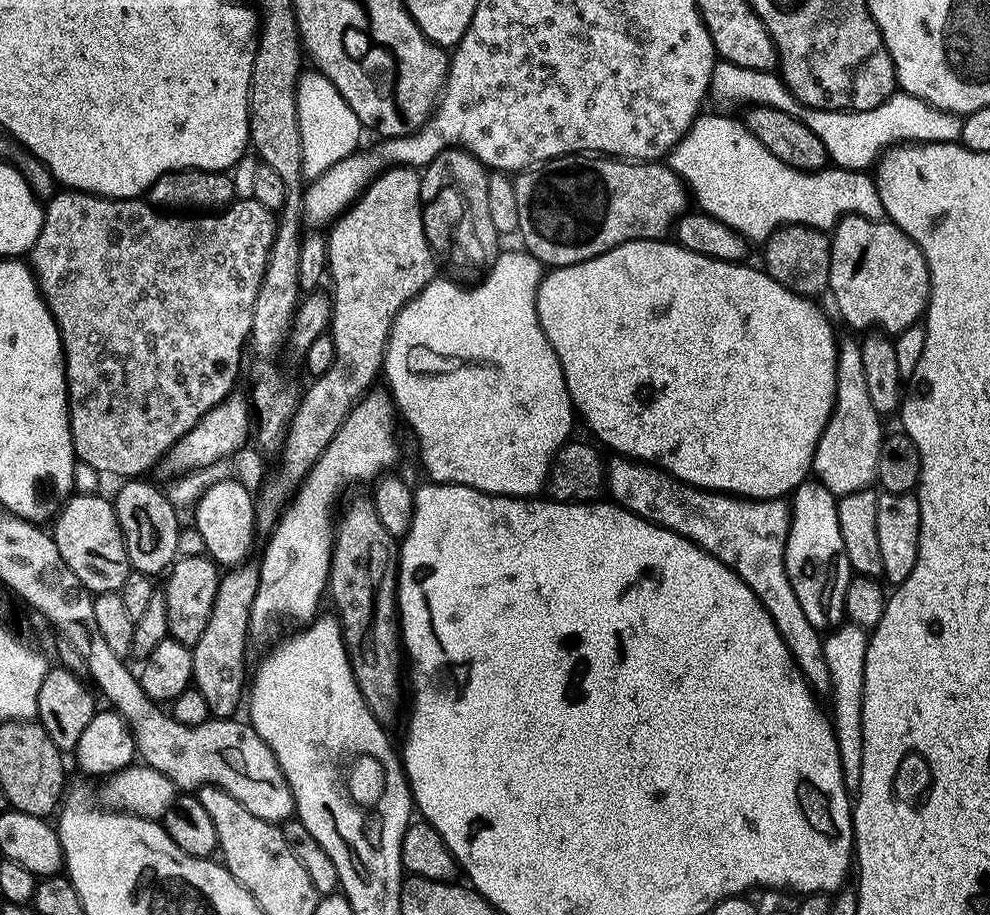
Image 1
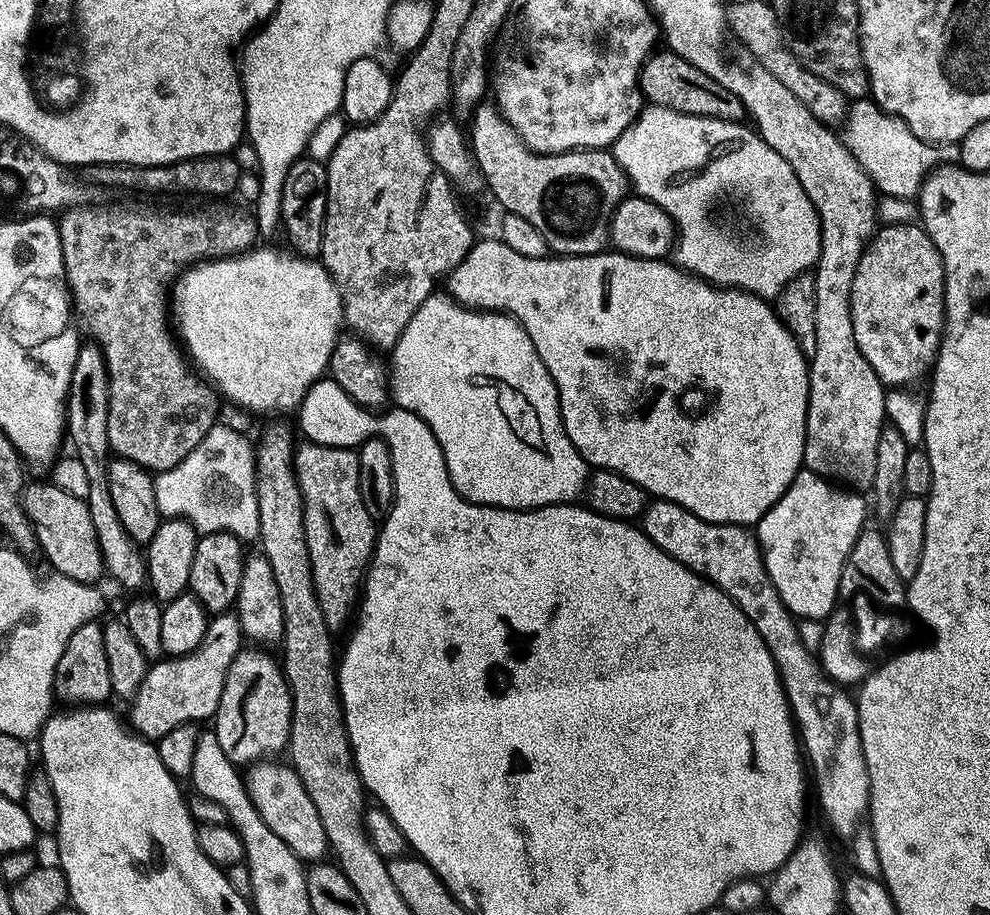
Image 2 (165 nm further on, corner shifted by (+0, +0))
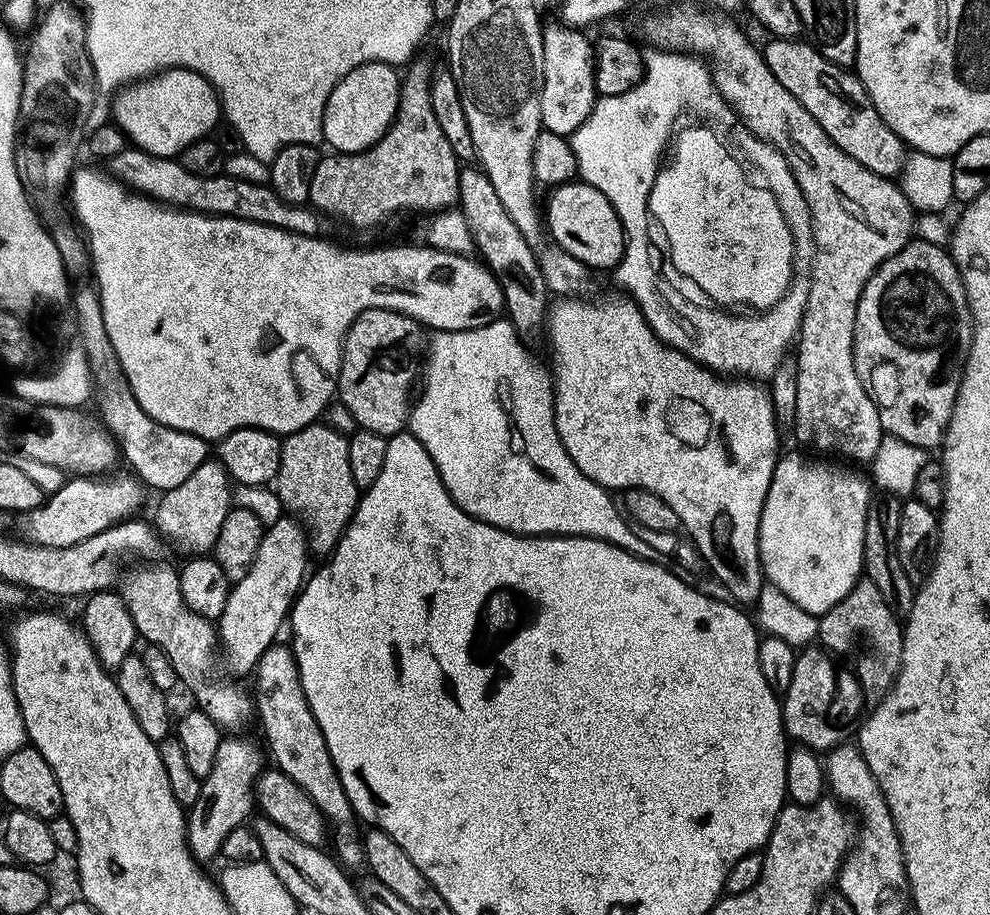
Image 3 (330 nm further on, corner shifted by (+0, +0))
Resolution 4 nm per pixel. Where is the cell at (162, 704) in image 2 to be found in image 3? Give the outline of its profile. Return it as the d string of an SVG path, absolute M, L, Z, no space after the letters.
M281 518L272 525L265 527L264 537L258 546L258 554L254 554L254 566L250 566L250 574L246 578L235 581L231 585L226 602L226 610L218 621L218 644L222 649L222 656L228 659L232 667L233 677L255 673L256 663L266 654L271 644L277 643L280 627L285 627L289 619L292 605L296 603L296 597L300 595L300 589L304 587L308 568L308 556L310 549L306 529L295 518Z

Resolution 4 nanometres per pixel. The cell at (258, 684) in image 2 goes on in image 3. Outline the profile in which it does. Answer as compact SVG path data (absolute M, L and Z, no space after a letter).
M228 734L221 739L218 754L214 754L214 766L210 766L210 774L200 781L198 802L187 809L188 848L197 861L217 859L226 834L241 827L247 821L244 819L254 812L254 789L262 771L262 748L252 740L243 740L242 736Z

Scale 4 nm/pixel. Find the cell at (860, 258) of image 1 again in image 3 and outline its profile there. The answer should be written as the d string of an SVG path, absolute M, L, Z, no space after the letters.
M913 238L898 254L880 263L858 301L854 366L868 397L876 403L880 424L887 435L925 450L943 445L971 345L972 311L964 283L951 255L941 245Z

